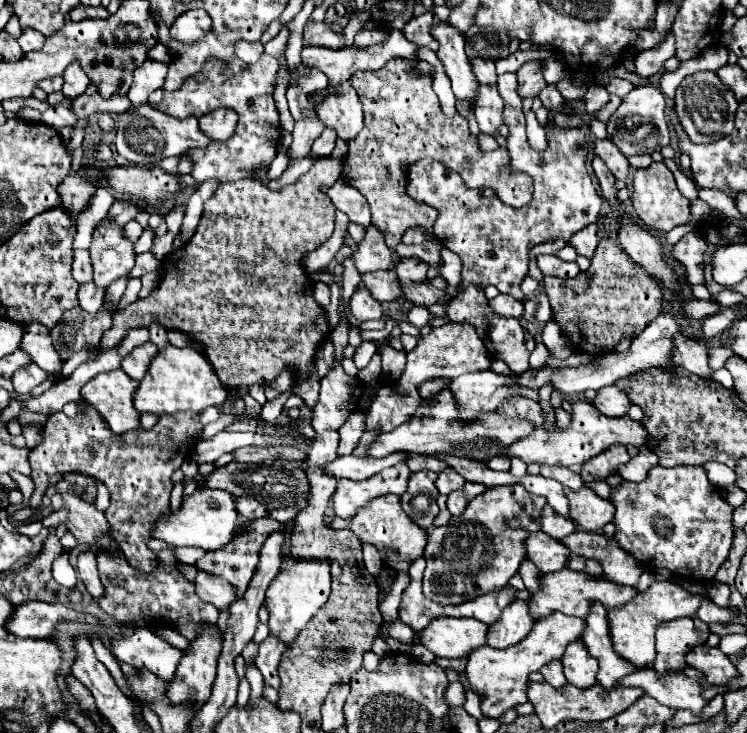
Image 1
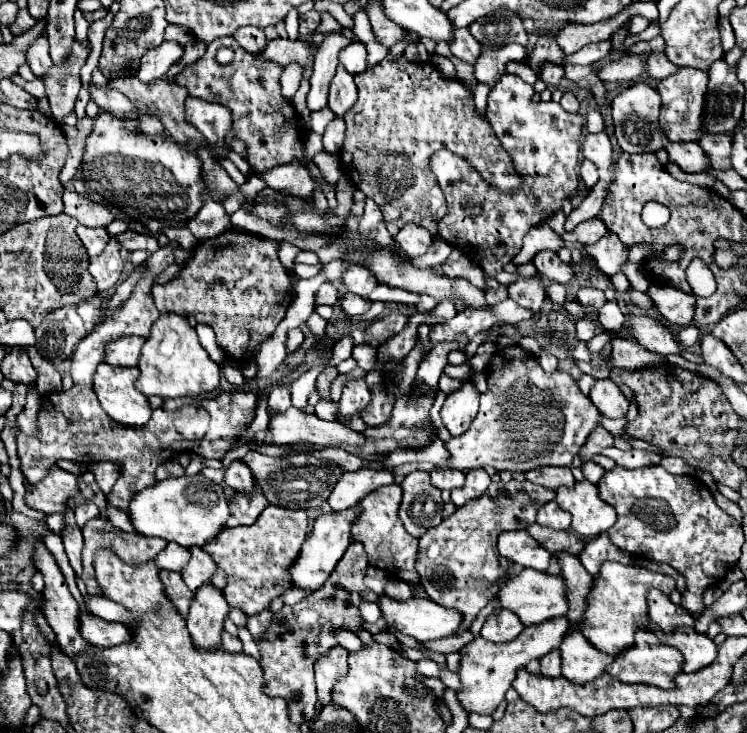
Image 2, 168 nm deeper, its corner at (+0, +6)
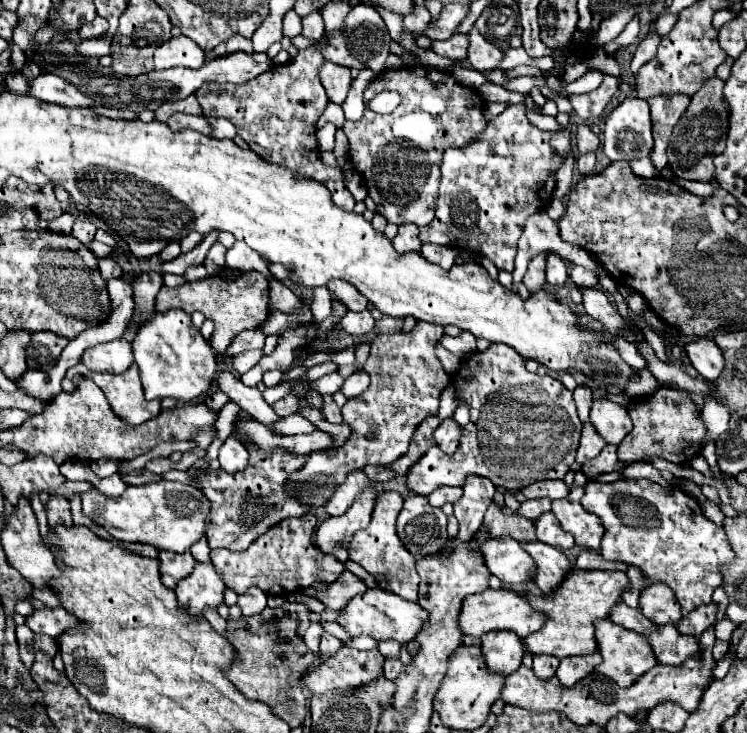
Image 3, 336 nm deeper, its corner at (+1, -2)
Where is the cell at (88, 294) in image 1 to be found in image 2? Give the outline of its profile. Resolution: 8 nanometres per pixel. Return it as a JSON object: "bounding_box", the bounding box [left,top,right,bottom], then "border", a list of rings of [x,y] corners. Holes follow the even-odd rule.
{"bounding_box":[88,237,124,291],"border":[[[112,237],[108,241],[106,249],[98,257],[94,257],[88,265],[88,273],[94,277],[94,283],[96,283],[98,291],[106,291],[120,281],[124,261],[120,259],[118,247],[120,247],[118,239]]]}

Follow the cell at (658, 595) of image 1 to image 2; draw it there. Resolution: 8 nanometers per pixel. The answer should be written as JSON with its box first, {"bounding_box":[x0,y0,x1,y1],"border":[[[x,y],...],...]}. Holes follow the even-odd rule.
{"bounding_box":[580,563,676,655],"border":[[[604,563],[598,577],[594,579],[592,593],[588,595],[588,611],[584,619],[584,627],[580,633],[604,653],[618,655],[624,647],[632,647],[636,631],[650,631],[648,621],[648,591],[660,589],[664,595],[672,595],[676,589],[676,581],[670,575],[652,573],[636,565],[620,565],[620,563]]]}

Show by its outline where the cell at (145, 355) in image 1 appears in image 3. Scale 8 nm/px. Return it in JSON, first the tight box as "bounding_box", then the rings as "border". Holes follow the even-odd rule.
{"bounding_box":[81,339,133,371],"border":[[[125,339],[99,343],[83,353],[81,363],[89,371],[125,371],[133,363],[131,343],[127,343]]]}

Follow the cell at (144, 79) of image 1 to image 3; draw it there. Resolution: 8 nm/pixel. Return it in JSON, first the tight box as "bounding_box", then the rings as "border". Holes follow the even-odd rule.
{"bounding_box":[155,35,205,71],"border":[[[185,35],[169,39],[155,51],[155,69],[157,71],[171,69],[177,65],[191,67],[191,69],[201,67],[201,65],[193,65],[193,63],[205,63],[205,53],[197,43],[191,43],[191,39],[187,39]]]}

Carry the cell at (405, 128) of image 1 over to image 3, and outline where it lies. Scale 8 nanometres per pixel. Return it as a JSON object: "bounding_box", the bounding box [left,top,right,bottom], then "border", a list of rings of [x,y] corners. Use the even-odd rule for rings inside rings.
{"bounding_box":[343,65,487,227],"border":[[[423,65],[405,71],[383,71],[369,83],[363,95],[369,101],[371,95],[383,89],[399,91],[403,101],[389,115],[365,109],[359,121],[345,121],[343,133],[349,139],[349,157],[363,175],[377,211],[385,215],[389,223],[415,223],[423,227],[433,219],[445,149],[473,141],[487,125],[481,109],[483,101],[477,91],[457,83],[447,71]]]}

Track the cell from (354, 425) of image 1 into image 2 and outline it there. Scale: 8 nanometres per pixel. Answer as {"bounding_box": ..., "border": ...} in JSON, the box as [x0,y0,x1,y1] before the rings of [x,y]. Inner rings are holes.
{"bounding_box":[340,379,370,417],"border":[[[364,379],[346,383],[344,391],[342,391],[342,399],[340,399],[340,415],[342,417],[360,415],[360,411],[364,411],[364,407],[368,403],[370,403],[370,391],[368,391]]]}

